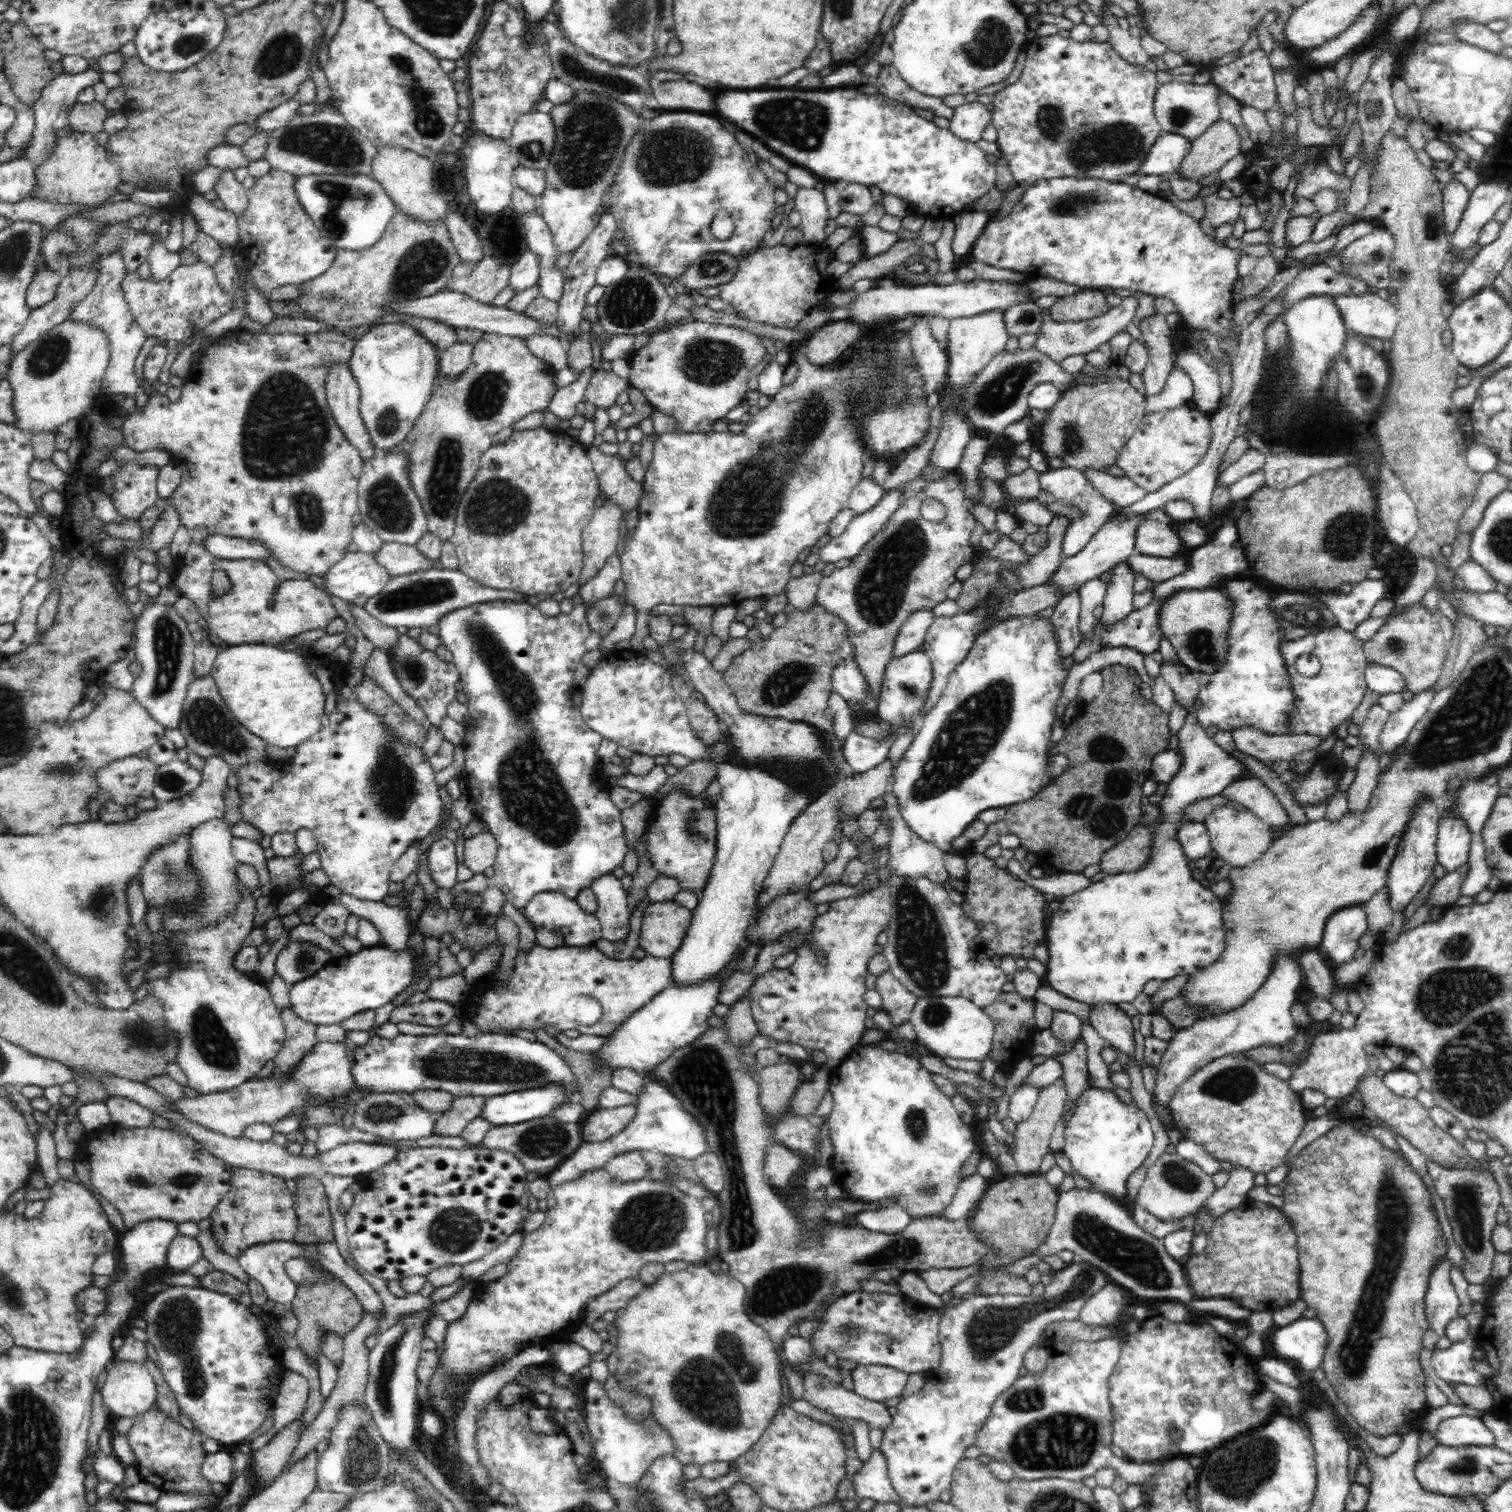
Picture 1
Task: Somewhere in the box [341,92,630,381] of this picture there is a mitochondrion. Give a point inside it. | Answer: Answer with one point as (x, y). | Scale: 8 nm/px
(591, 137)

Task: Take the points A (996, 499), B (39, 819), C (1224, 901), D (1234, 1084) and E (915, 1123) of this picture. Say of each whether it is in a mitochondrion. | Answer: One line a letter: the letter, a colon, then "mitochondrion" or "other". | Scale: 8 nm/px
A: other
B: other
C: other
D: mitochondrion
E: mitochondrion

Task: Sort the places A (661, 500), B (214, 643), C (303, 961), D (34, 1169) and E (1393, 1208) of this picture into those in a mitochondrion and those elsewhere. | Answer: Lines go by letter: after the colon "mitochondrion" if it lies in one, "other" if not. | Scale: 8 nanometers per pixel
A: other
B: other
C: mitochondrion
D: other
E: mitochondrion

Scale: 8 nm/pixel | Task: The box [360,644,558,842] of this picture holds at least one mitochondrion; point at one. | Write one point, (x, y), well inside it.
(392, 784)

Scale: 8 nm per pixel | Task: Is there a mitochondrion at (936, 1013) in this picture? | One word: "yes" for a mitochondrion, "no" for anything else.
yes

